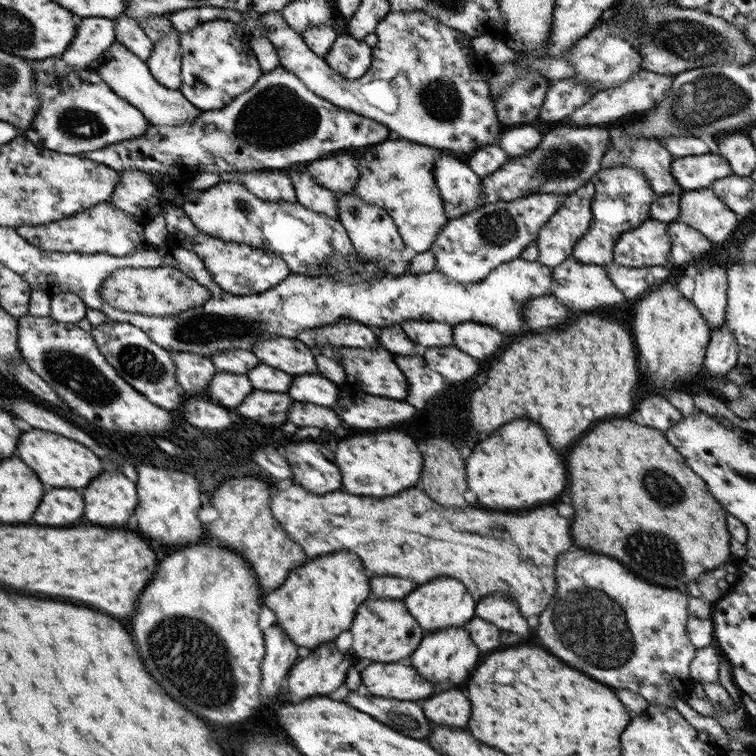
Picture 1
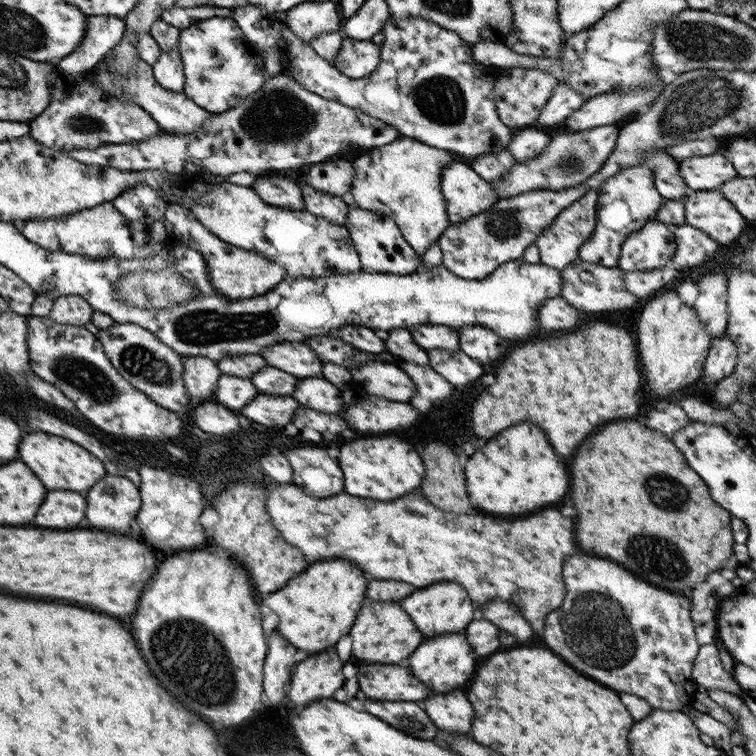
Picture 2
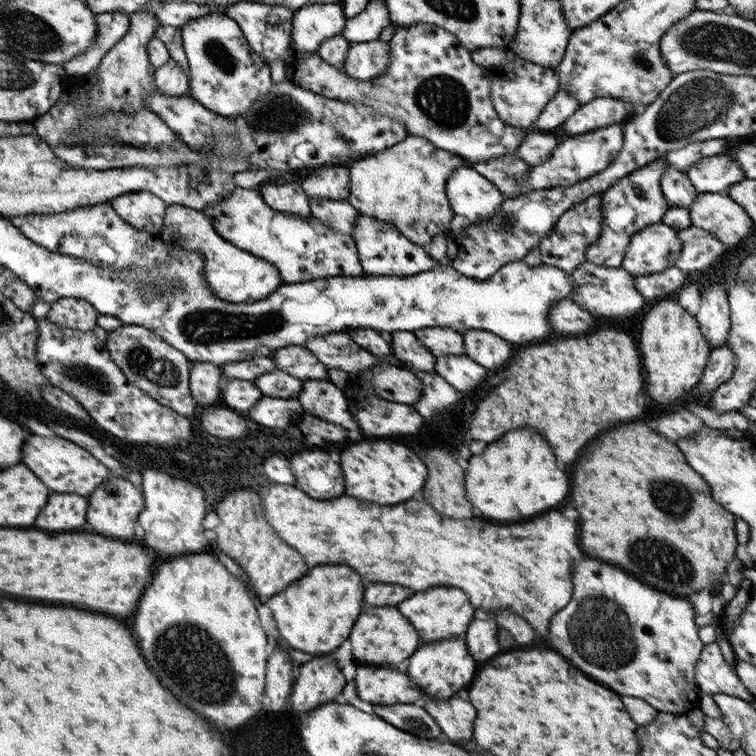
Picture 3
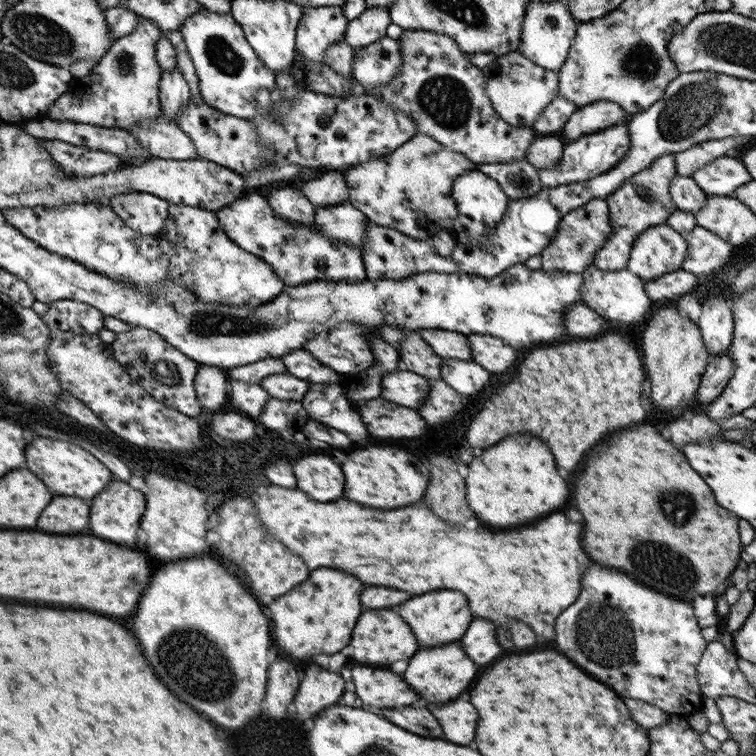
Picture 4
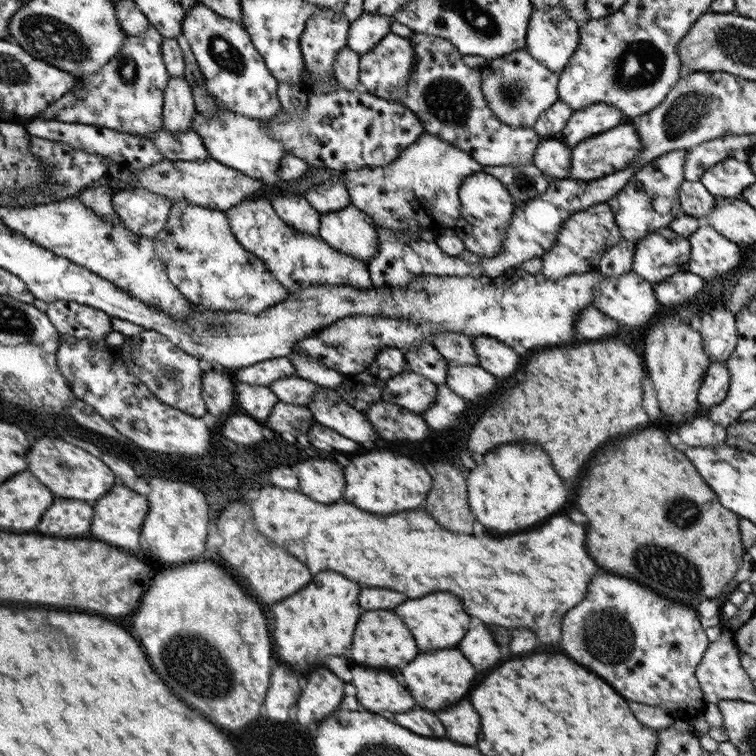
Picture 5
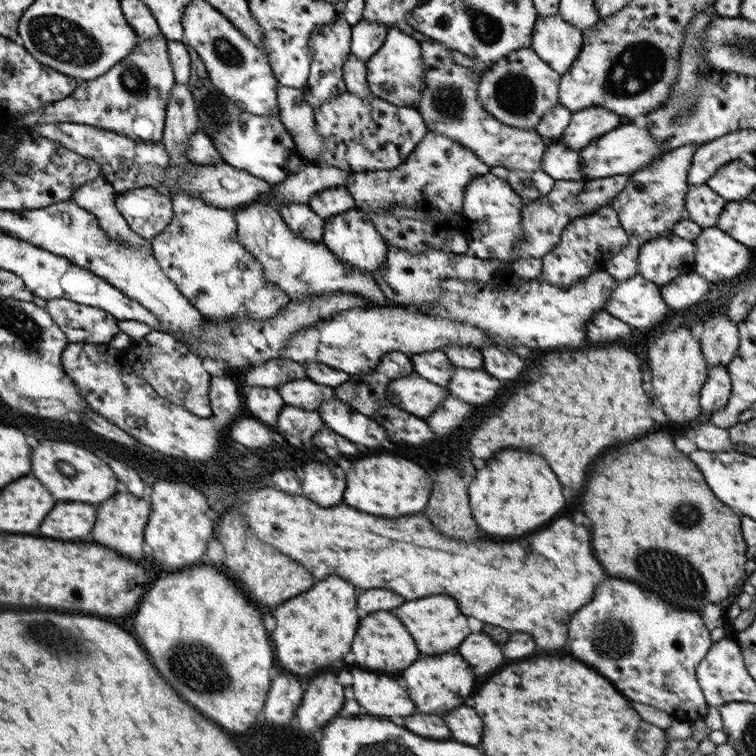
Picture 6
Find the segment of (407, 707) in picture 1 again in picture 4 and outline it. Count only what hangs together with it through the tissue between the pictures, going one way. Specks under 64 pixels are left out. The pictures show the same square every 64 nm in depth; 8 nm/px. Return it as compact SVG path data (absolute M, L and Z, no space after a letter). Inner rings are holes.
M399 708L399 710L381 710L381 716L411 734L439 738L441 728L437 720L425 708Z

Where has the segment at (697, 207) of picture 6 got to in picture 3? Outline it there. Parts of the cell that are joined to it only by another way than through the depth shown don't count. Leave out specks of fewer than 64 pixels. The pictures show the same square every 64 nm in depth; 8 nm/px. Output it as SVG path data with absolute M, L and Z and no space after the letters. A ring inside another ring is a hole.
M665 164L665 172L659 178L659 187L670 206L681 206L686 209L693 204L693 200L698 194L687 175L669 164Z

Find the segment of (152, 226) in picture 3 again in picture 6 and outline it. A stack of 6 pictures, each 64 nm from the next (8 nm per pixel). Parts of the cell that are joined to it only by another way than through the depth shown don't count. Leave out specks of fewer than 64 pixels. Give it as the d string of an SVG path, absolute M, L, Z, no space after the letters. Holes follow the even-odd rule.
M153 186L118 193L114 203L129 229L148 241L171 220L170 197Z

